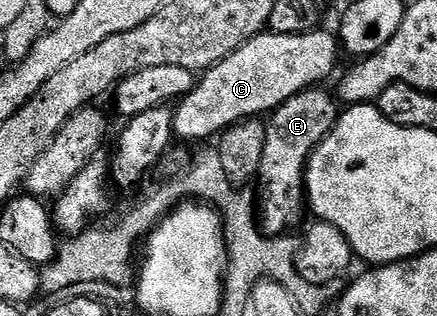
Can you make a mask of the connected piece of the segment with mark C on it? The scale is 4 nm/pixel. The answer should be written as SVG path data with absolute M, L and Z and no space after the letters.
M313 28L305 34L261 32L238 47L233 54L222 59L218 65L203 71L198 84L193 86L191 92L179 99L178 105L172 110L173 135L177 139L185 138L188 142L200 142L203 138L215 139L236 122L267 115L277 110L290 96L324 84L332 73L333 75L337 73L336 61L342 58L342 47L335 33L327 34L320 29Z

